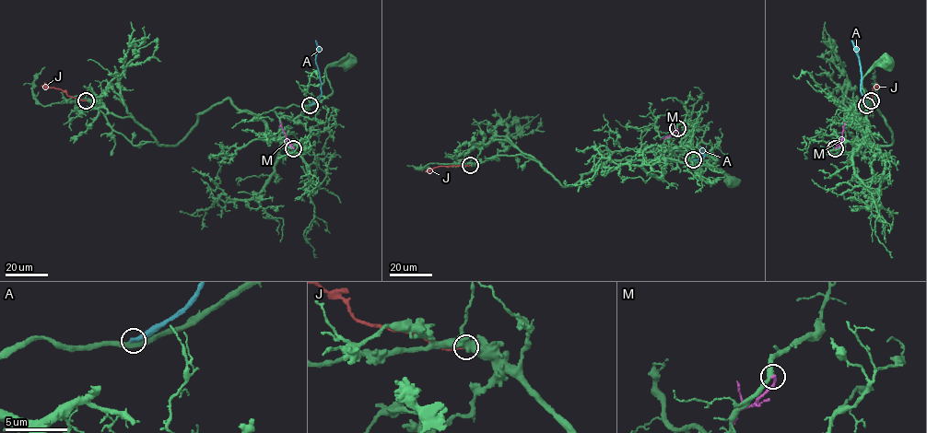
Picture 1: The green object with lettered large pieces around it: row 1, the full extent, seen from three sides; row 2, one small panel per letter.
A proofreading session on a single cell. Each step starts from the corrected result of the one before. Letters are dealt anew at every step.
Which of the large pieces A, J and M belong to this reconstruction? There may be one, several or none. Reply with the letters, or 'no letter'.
J

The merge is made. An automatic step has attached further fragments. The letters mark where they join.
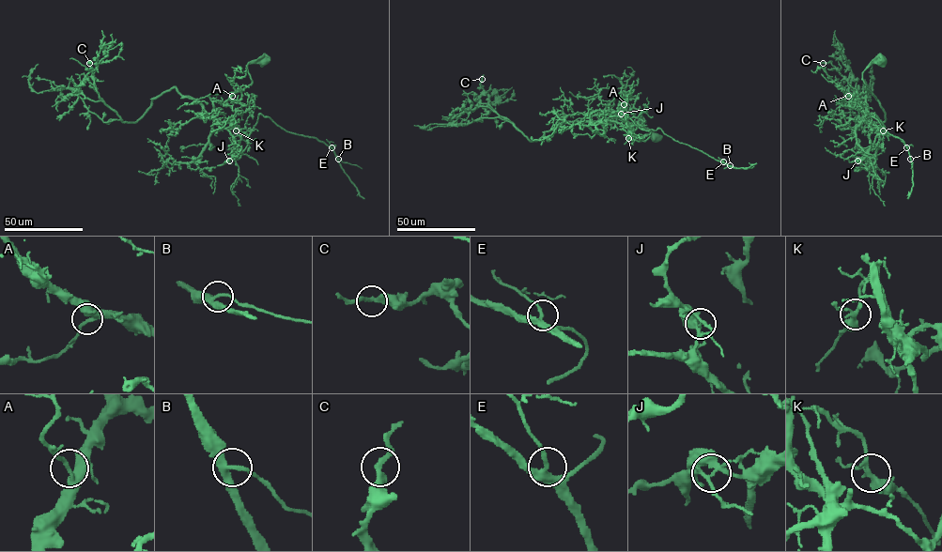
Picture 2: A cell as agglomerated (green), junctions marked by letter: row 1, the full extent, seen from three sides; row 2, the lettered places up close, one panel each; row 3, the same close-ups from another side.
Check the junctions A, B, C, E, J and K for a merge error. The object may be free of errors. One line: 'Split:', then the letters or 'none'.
Split: J

